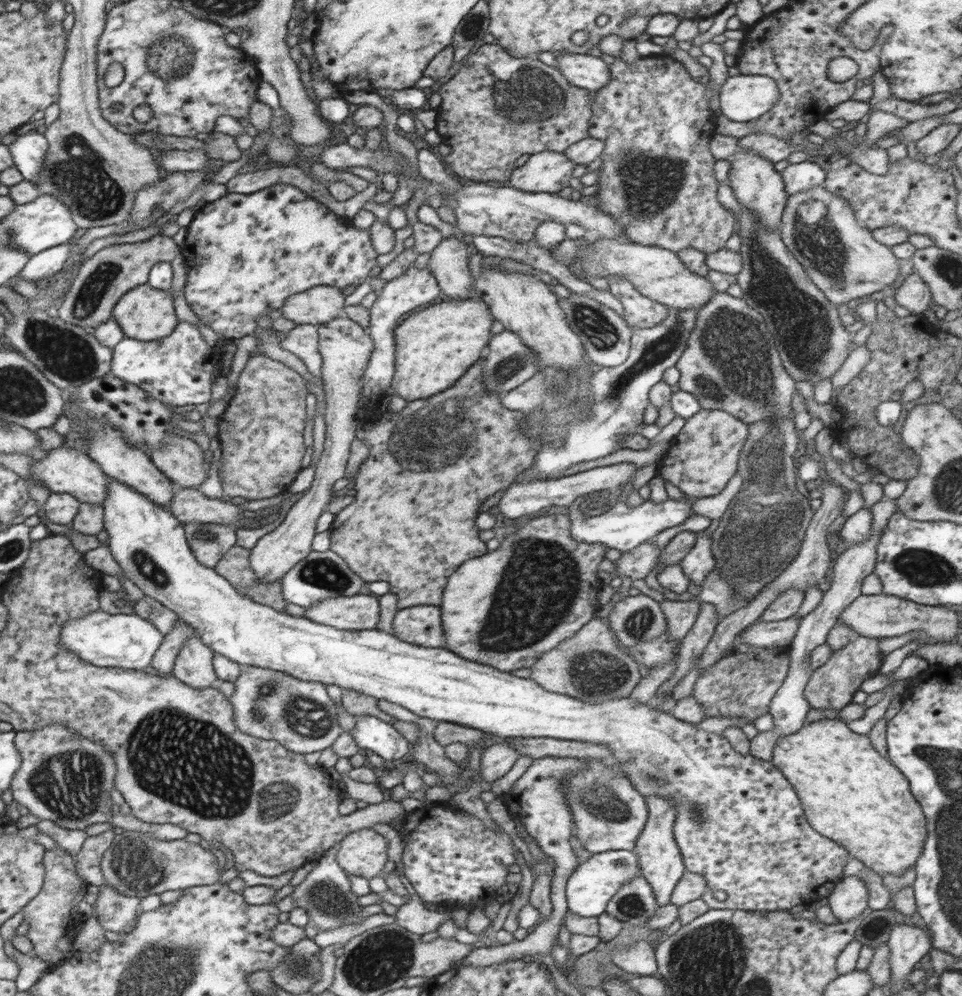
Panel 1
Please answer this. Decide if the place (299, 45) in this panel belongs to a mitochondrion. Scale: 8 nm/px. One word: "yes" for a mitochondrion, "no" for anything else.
no

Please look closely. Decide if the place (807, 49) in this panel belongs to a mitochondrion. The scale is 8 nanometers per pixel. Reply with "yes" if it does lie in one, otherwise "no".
yes

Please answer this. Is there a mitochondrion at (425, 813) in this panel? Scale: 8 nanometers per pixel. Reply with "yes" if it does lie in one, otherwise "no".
no

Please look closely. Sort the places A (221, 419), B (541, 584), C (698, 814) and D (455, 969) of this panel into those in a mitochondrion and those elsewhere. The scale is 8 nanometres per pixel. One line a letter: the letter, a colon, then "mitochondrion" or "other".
A: other
B: mitochondrion
C: mitochondrion
D: other

